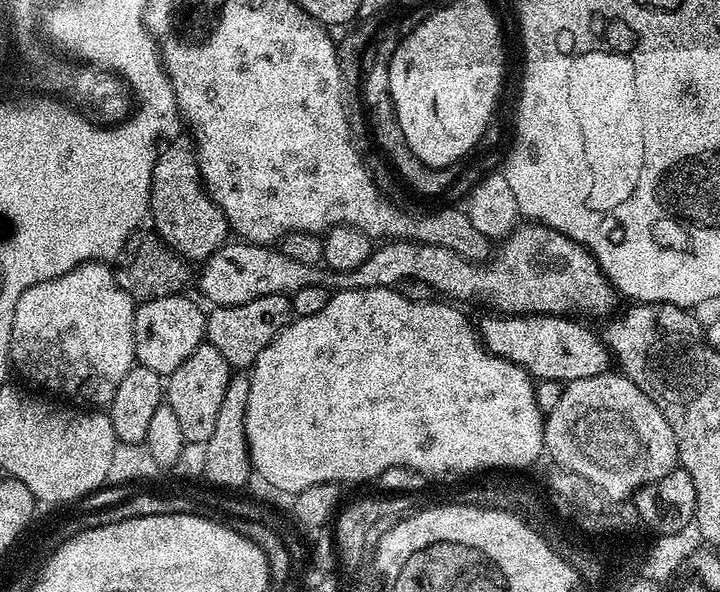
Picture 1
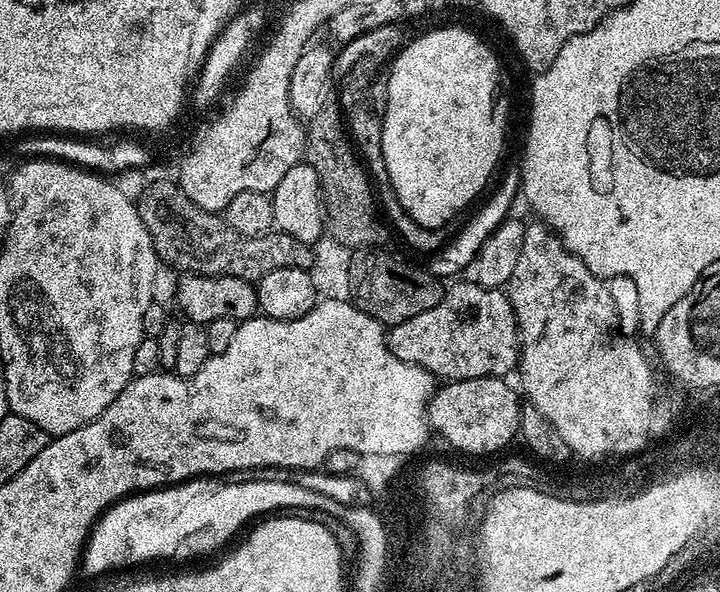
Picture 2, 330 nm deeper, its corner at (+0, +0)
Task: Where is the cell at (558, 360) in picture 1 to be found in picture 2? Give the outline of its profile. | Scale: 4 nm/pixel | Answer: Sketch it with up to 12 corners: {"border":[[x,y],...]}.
{"border":[[449,283],[388,349],[448,382],[520,359],[507,291]]}

